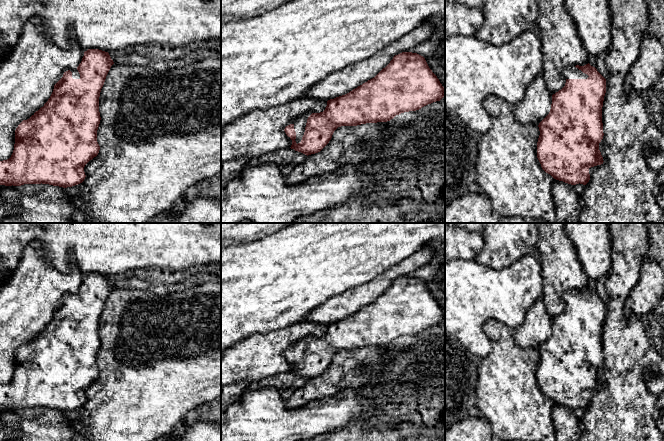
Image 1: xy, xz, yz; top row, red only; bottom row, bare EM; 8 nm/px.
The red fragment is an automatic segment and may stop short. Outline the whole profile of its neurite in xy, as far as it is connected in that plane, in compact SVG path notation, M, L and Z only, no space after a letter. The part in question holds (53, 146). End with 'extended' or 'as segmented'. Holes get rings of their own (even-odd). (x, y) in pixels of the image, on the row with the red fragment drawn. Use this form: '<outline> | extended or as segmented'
M88 49L76 69L64 71L44 106L16 128L13 153L9 159L0 161L0 185L42 183L67 188L84 181L85 165L100 150L97 142L101 120L99 97L113 64L108 52Z | extended

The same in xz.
M402 52L395 55L374 78L345 95L328 100L323 112L307 114L286 126L284 131L292 140L290 148L308 156L320 152L338 127L387 122L401 113L440 101L444 96L445 89L425 58L417 53Z | extended

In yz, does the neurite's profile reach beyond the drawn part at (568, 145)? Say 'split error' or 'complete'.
split error

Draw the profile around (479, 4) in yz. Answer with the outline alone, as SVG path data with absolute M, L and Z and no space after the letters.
M455 0L455 1L469 8L477 8L482 10L482 8L485 6L486 0Z

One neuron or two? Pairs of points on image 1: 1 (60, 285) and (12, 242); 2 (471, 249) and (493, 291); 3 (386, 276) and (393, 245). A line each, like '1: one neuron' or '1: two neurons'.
1: two neurons
2: two neurons
3: two neurons

